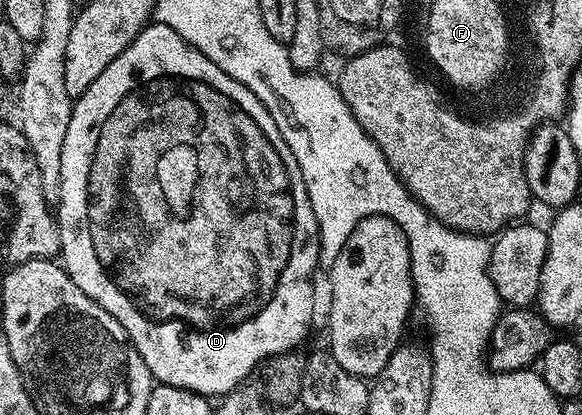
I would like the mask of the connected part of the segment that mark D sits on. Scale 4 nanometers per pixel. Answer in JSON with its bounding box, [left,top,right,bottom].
[57,23,319,398]

